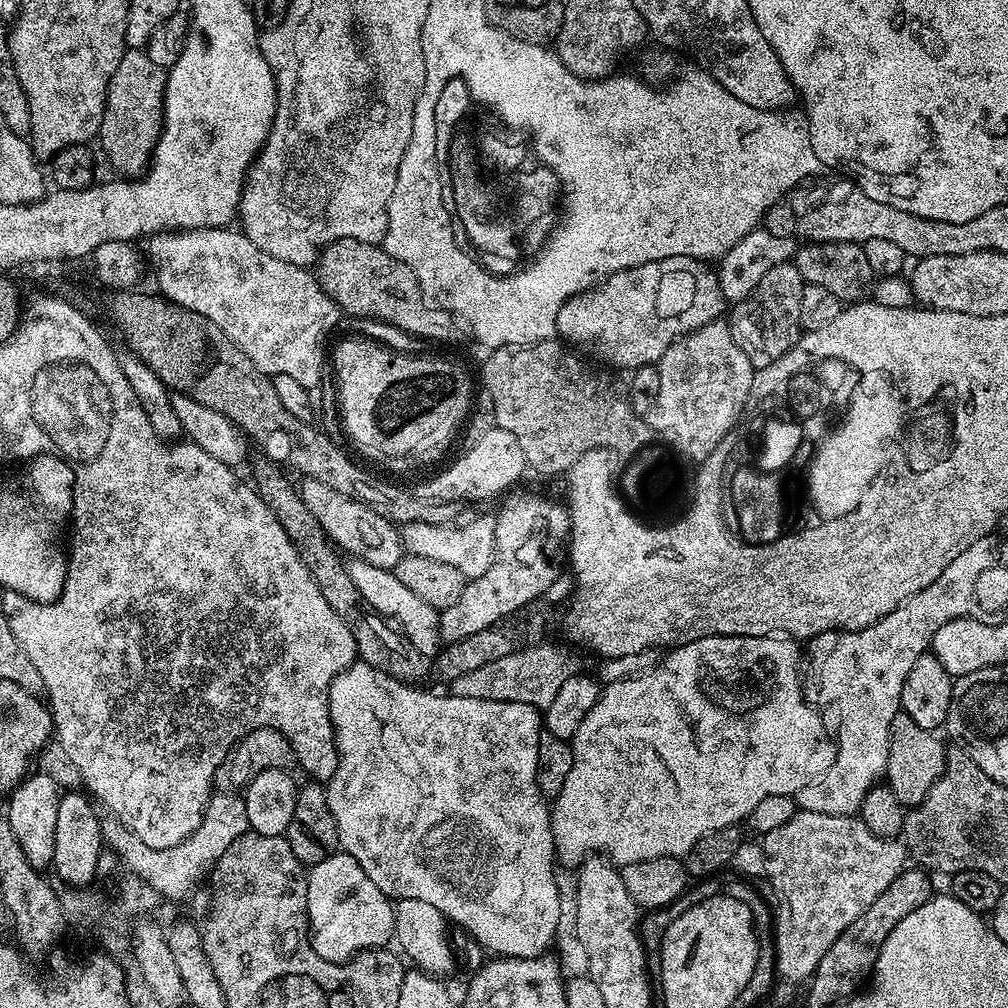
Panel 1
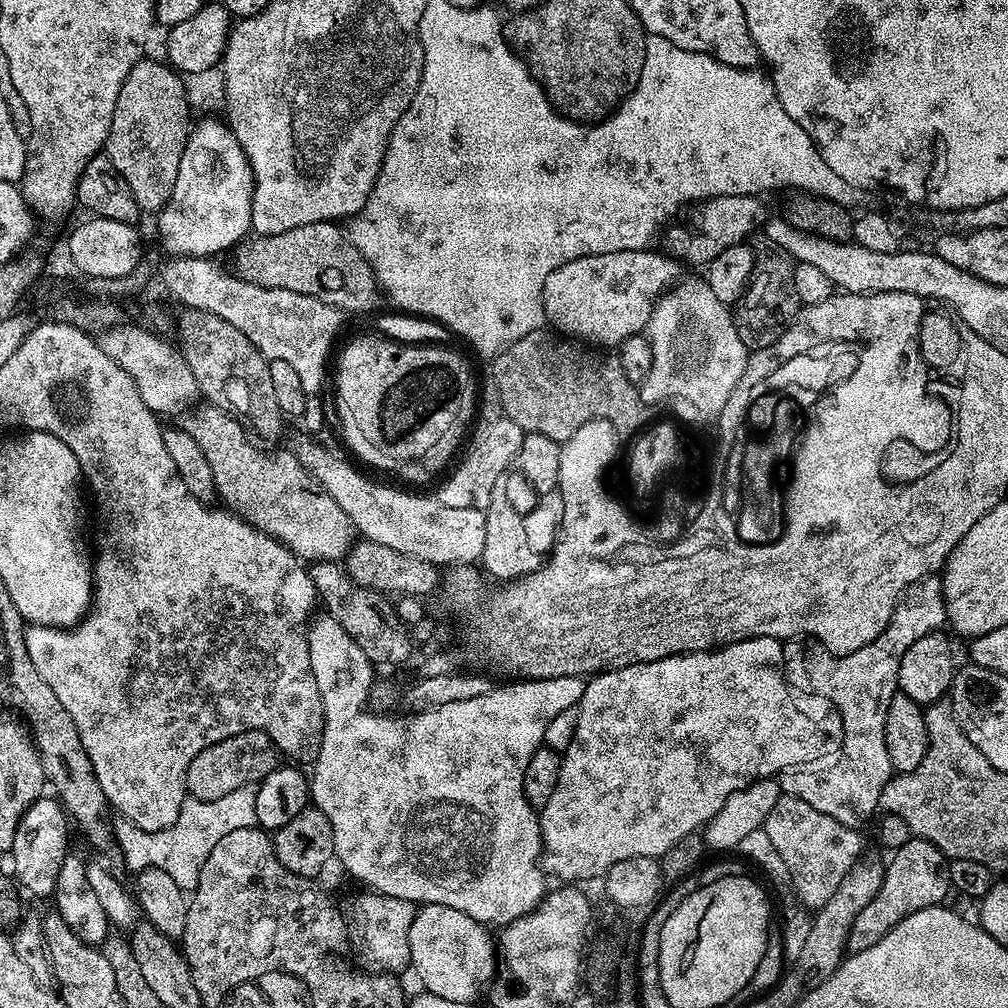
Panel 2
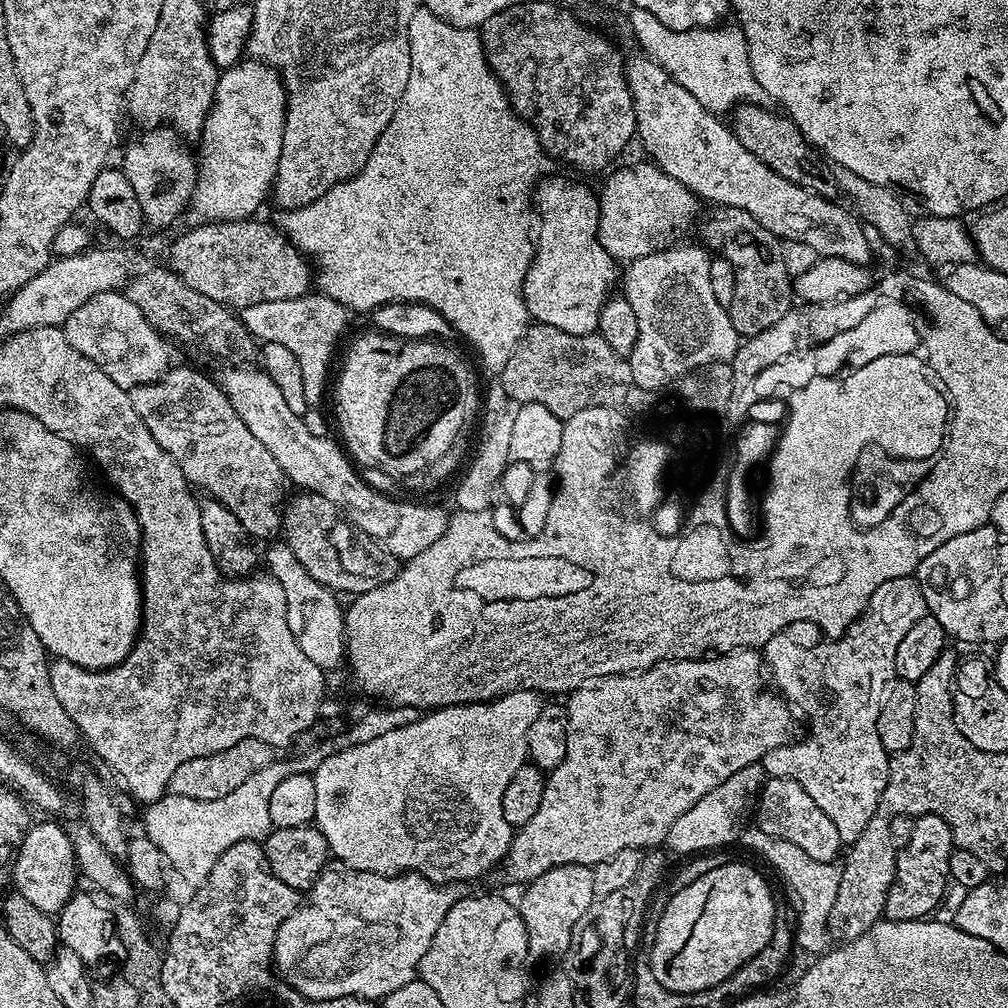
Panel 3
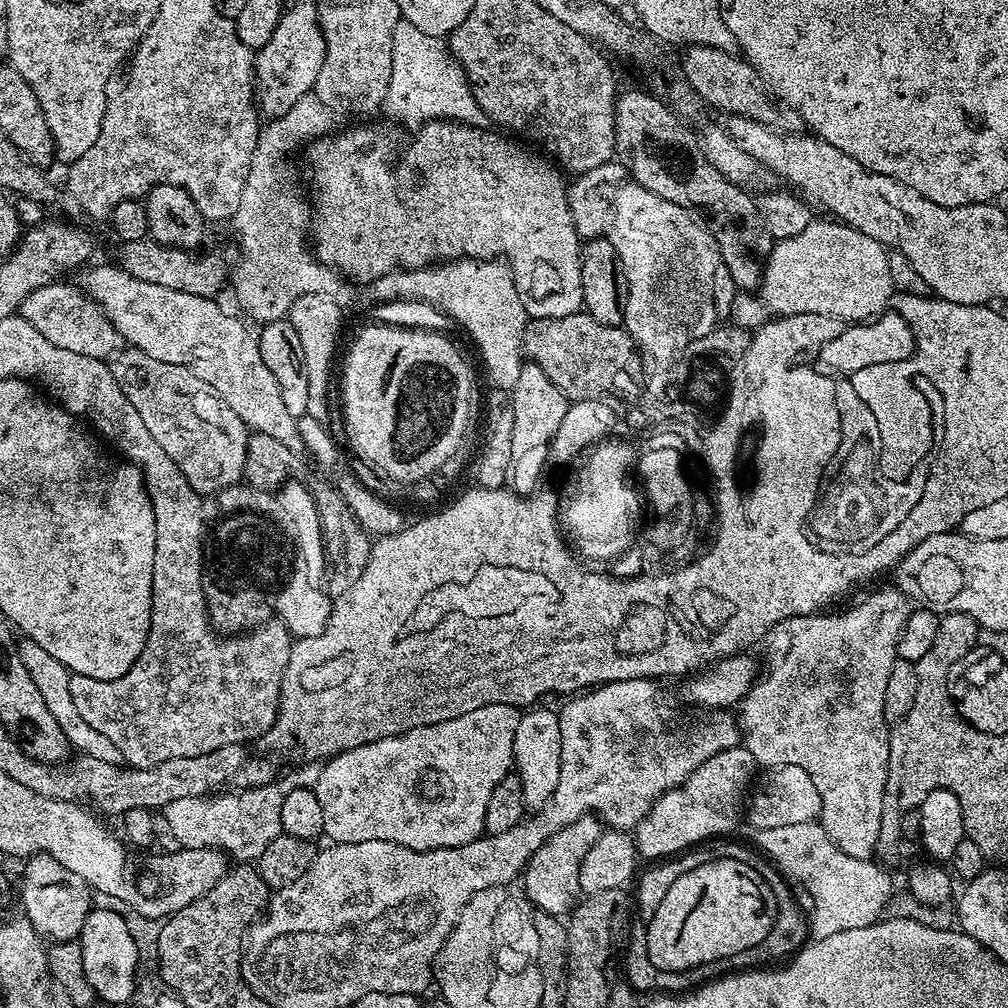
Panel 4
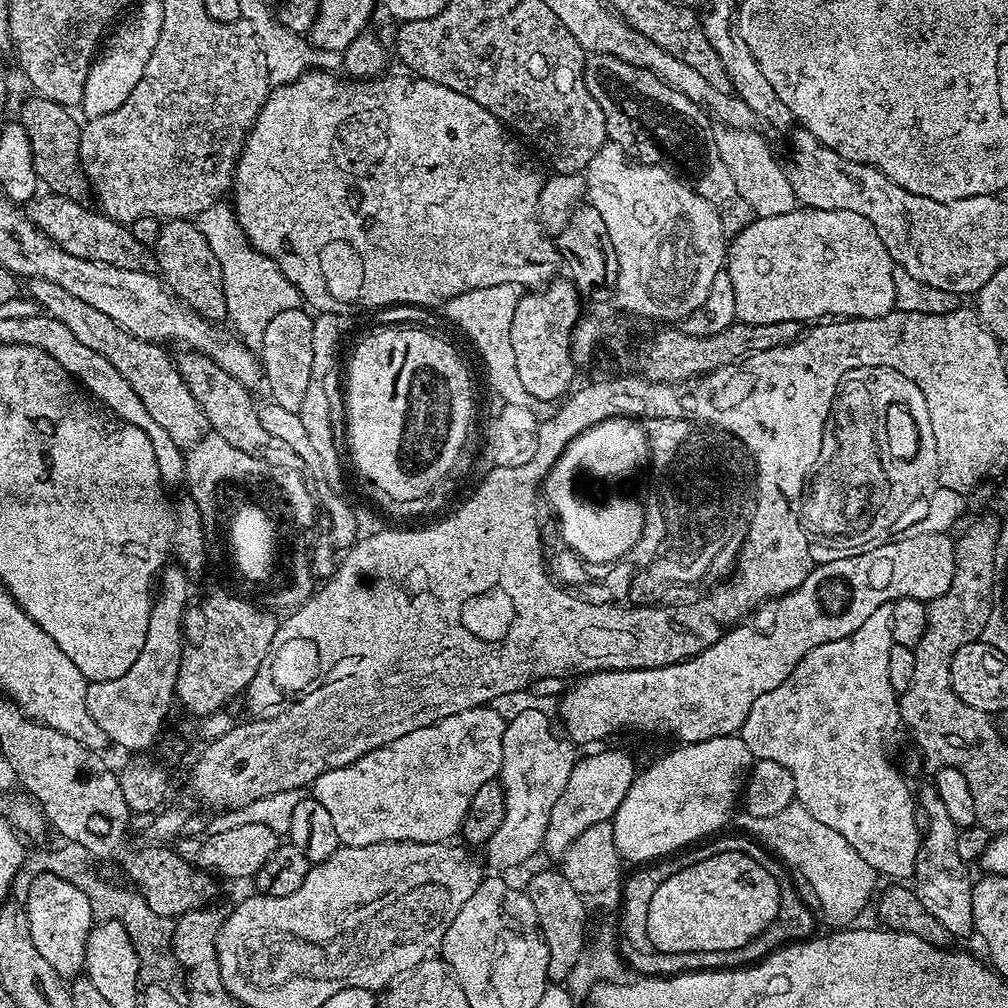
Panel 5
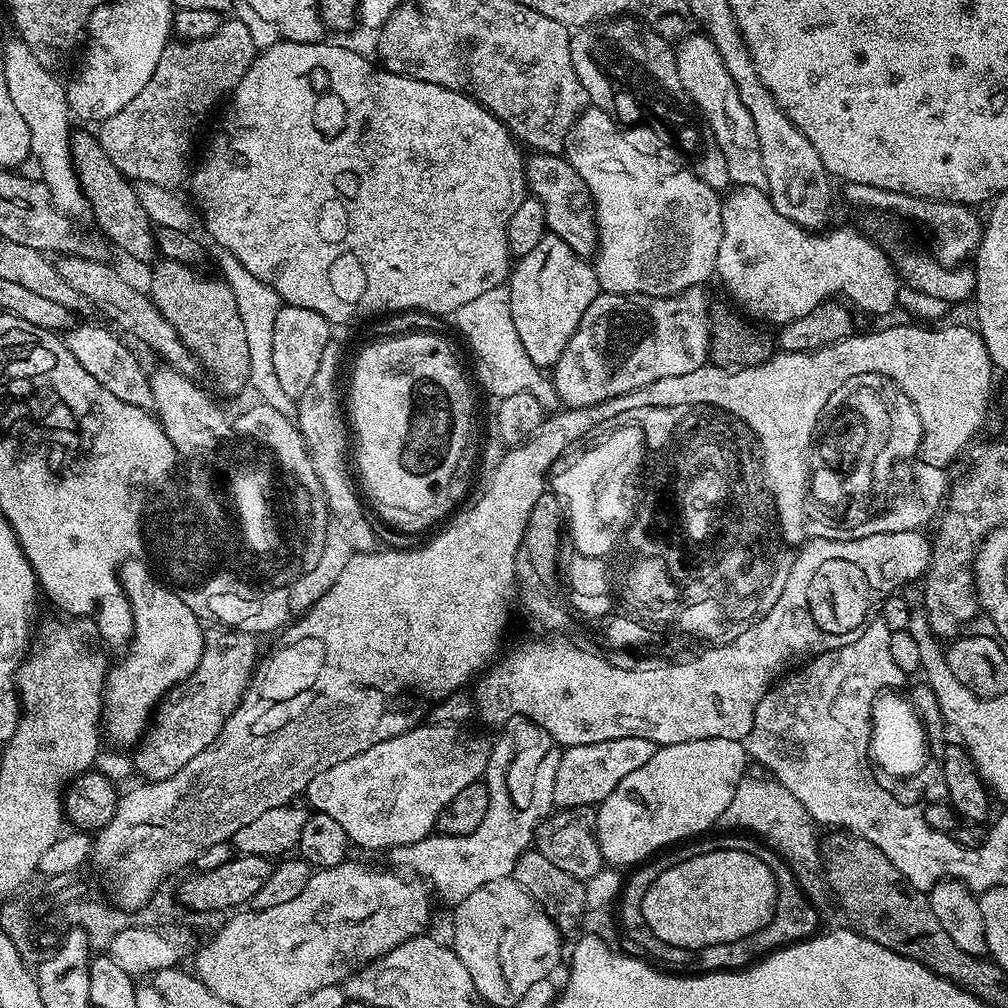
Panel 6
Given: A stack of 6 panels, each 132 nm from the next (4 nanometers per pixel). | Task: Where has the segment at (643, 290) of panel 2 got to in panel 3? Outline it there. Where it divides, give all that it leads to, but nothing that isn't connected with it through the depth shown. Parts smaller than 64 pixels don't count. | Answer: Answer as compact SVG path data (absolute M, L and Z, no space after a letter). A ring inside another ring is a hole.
M556 175L541 180L534 189L538 239L534 244L532 267L524 279L524 291L530 297L530 316L535 323L554 326L566 334L590 336L598 329L604 301L615 289L612 287L615 284L617 287L618 264L606 254L598 238L599 195Z

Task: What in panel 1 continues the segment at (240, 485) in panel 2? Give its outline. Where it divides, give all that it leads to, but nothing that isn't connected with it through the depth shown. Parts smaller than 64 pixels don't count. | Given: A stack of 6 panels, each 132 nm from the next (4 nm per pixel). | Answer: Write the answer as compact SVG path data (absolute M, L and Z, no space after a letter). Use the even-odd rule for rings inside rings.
M311 478L303 482L305 484L299 485L298 488L302 502L318 521L324 535L337 549L346 554L349 552L349 557L365 560L375 568L394 570L398 566L402 555L402 532L397 525L382 514L370 510L370 506L354 498L346 498L346 494L338 494L338 490L330 490L326 482L318 482Z

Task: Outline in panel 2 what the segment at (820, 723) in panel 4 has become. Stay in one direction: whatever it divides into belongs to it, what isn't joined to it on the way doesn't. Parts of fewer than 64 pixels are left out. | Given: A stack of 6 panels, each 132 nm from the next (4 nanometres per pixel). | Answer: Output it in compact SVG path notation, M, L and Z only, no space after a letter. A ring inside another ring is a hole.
M936 574L925 576L920 583L913 584L901 595L886 630L882 630L874 642L862 646L854 654L842 656L842 662L838 662L838 674L832 670L832 666L824 670L826 674L816 674L816 686L827 696L832 696L843 708L847 723L846 759L831 771L814 773L809 770L789 770L780 773L778 783L783 795L802 798L802 802L810 802L814 810L830 814L834 822L842 822L842 826L857 830L863 829L863 824L872 815L877 815L882 790L894 775L890 754L886 754L884 727L890 698L898 690L896 679L902 654L906 654L906 650L910 650L918 638L926 638L926 634L941 631L947 619L941 577Z

